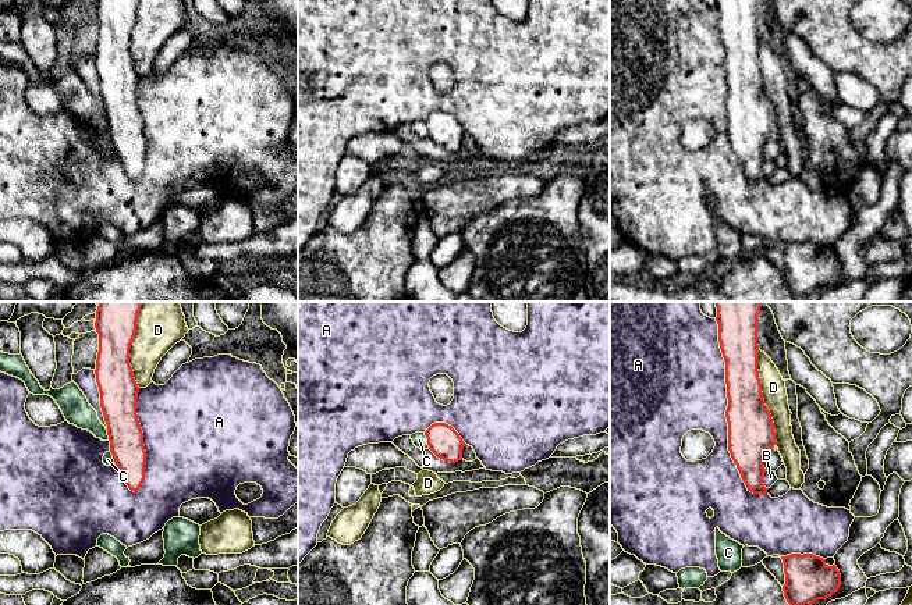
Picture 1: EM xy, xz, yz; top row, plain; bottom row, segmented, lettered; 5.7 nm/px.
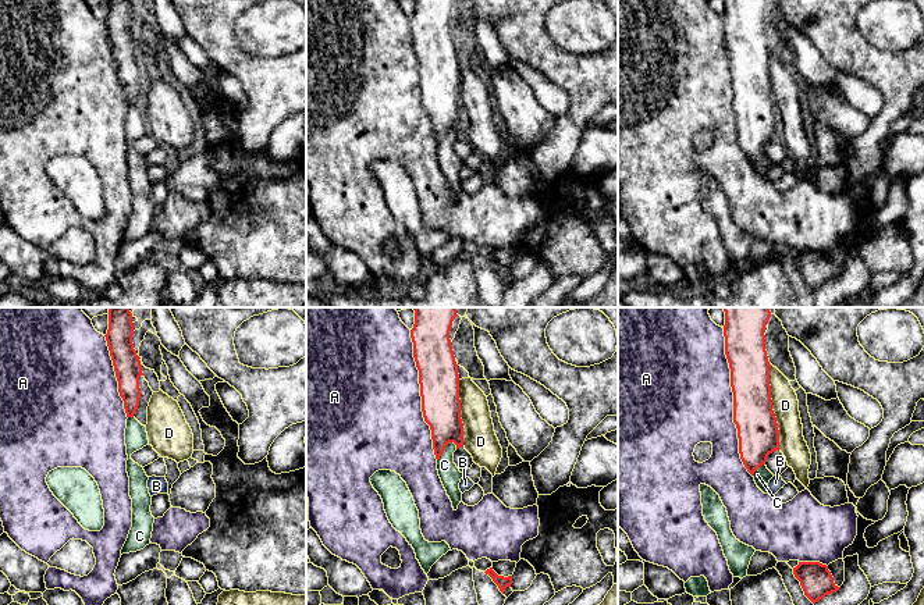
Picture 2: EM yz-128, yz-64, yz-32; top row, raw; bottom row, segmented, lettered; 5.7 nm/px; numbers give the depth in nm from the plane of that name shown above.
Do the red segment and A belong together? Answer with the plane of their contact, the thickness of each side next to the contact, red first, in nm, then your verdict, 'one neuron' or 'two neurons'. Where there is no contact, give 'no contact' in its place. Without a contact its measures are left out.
meets red in yz; 280 nm thick on the red side, 440 nm on the other; two neurons

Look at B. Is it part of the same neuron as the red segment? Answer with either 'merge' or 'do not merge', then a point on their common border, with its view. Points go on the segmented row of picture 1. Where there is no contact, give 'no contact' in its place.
do not merge; contact yz (762, 480)

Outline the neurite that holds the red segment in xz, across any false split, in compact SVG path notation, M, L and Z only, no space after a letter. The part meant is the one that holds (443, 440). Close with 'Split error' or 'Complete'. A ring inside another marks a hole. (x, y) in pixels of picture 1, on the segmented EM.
M434 423L426 431L429 449L444 462L455 463L462 459L466 445L459 434L446 423Z. Complete

